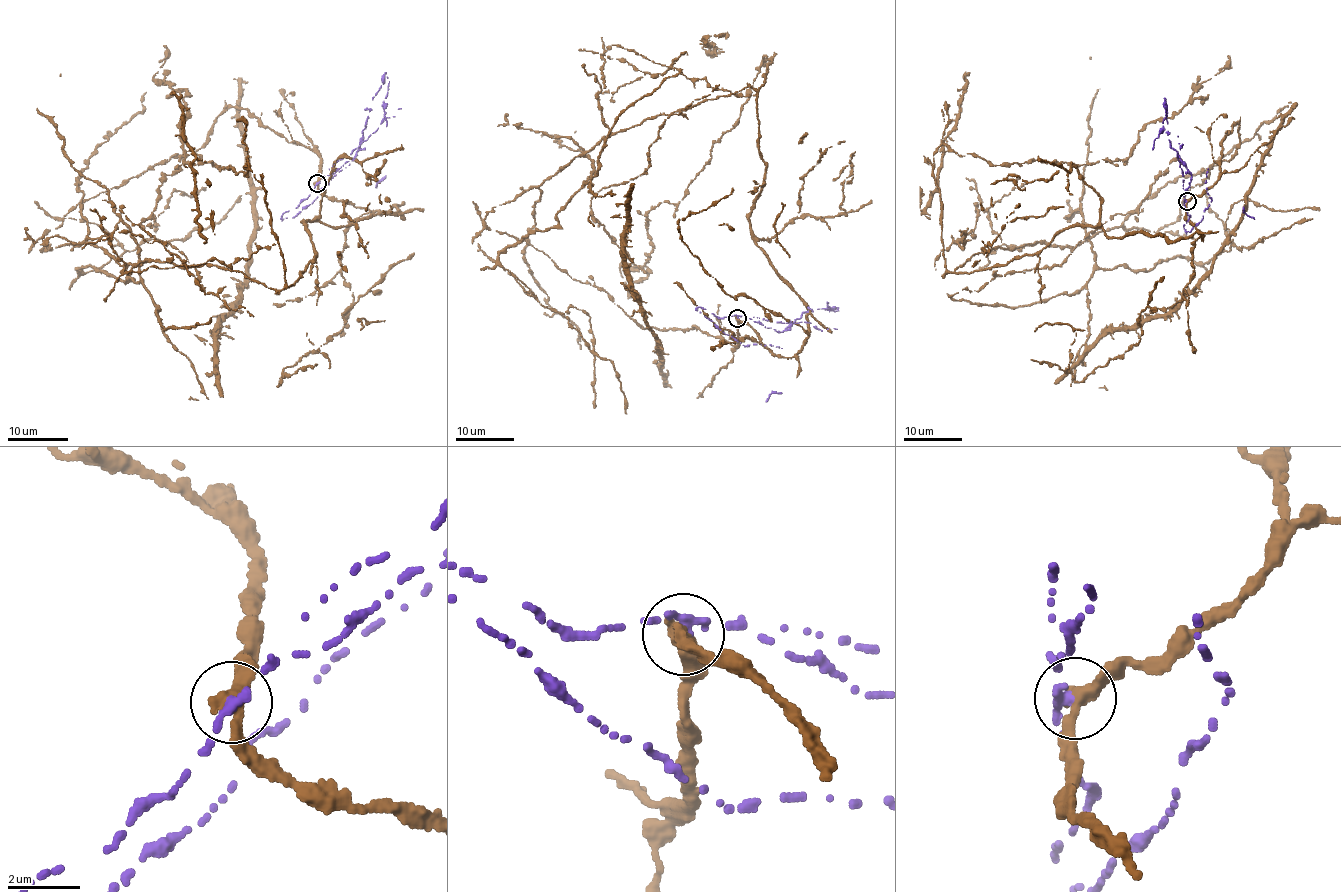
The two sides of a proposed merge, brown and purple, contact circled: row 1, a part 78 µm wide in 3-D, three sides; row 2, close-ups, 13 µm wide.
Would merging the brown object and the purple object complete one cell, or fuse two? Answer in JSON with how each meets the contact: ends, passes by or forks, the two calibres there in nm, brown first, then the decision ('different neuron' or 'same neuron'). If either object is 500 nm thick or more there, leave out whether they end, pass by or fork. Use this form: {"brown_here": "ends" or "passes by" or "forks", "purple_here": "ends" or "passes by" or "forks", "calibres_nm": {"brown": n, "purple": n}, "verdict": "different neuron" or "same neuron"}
{"brown_here": "passes by", "purple_here": "passes by", "calibres_nm": {"brown": 400, "purple": 240}, "verdict": "different neuron"}

